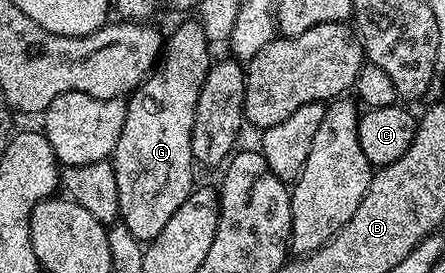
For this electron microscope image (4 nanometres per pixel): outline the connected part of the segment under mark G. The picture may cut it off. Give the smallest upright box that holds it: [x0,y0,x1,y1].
[113,20,213,244]

